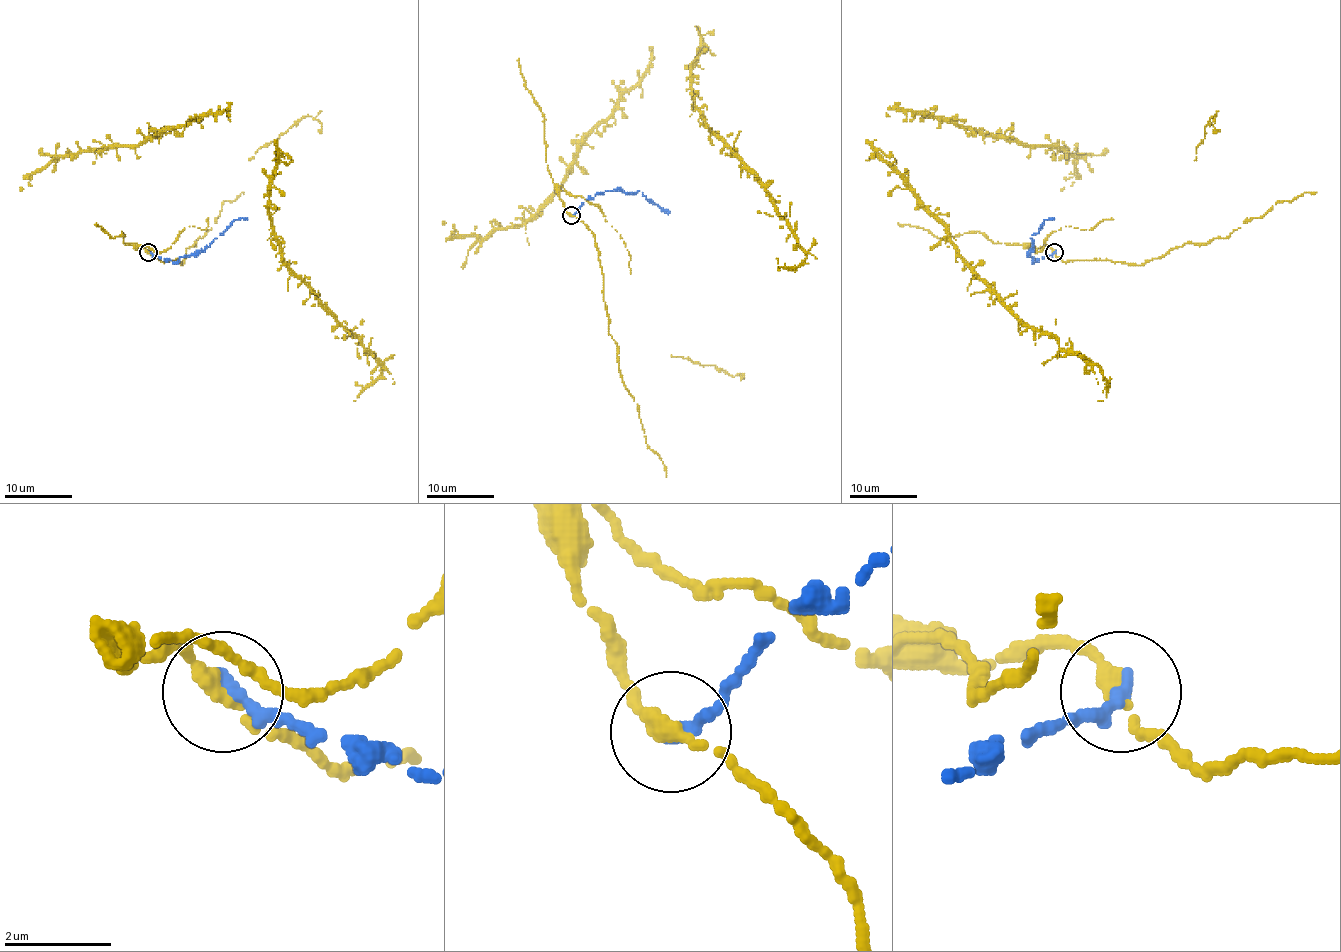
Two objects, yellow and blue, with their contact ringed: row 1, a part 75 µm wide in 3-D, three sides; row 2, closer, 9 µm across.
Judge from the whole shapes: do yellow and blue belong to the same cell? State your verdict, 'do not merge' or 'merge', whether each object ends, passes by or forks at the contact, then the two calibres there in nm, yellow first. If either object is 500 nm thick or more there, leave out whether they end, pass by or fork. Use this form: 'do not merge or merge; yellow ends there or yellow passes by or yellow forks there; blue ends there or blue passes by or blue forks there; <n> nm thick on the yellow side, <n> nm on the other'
do not merge; yellow passes by; blue ends there; 280 nm thick on the yellow side, 300 nm on the other

